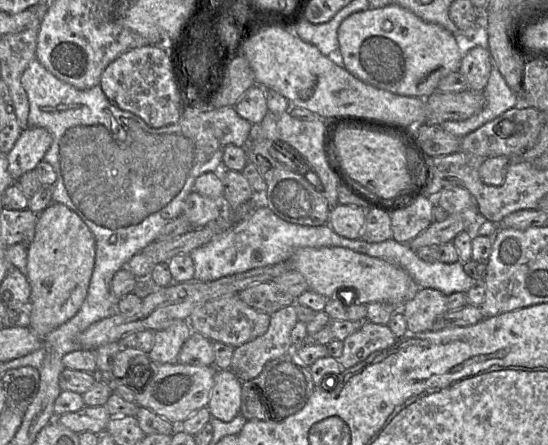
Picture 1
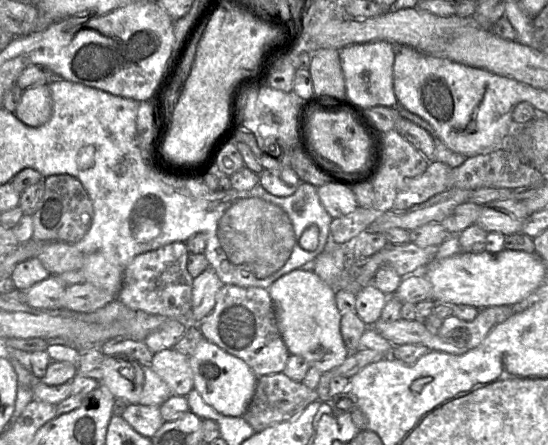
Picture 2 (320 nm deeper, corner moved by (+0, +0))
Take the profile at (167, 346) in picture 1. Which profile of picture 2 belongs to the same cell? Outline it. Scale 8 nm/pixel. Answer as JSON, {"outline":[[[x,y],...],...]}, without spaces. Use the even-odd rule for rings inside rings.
{"outline":[[[211,267],[194,279],[191,302],[194,326],[199,327],[199,323],[213,311],[216,295],[223,285],[224,283]]]}

